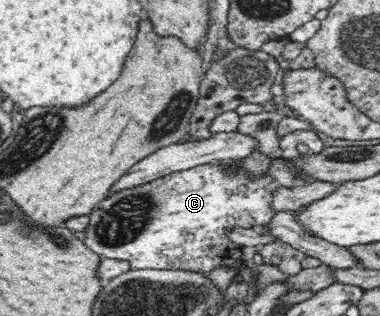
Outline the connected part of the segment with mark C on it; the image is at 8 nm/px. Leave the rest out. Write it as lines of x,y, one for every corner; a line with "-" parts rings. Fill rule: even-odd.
214,162
195,166
193,169
176,171
155,181
124,189
110,195
88,213
89,223
83,229
81,242
95,252
97,256
107,259
119,259
129,262
131,270
183,270
208,273
217,265
231,267
241,260
241,246
231,242
225,234
229,227
251,228
271,221
275,215
272,209
271,191
277,187
276,180
269,176
251,176
241,172
221,168

